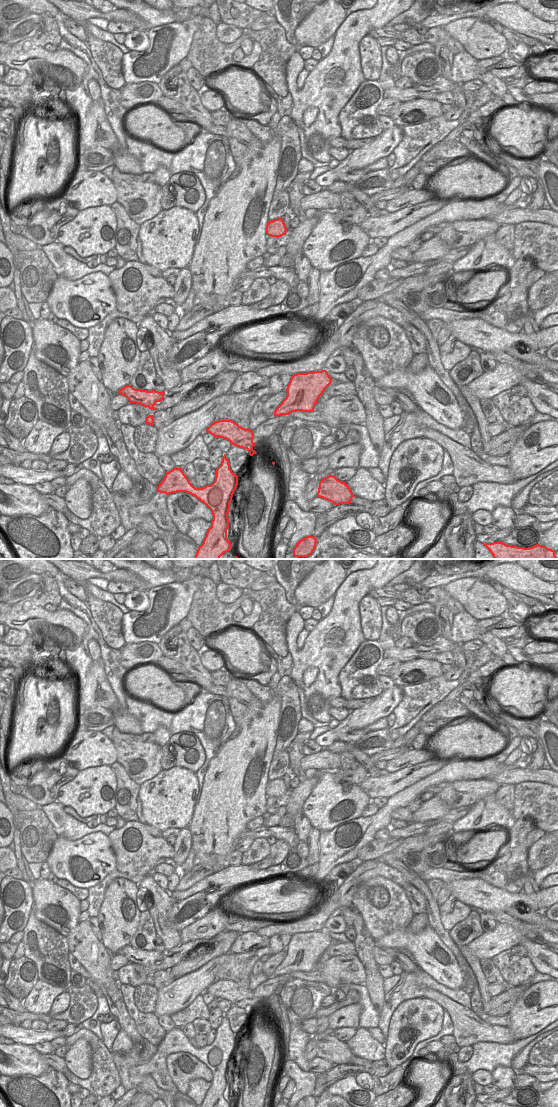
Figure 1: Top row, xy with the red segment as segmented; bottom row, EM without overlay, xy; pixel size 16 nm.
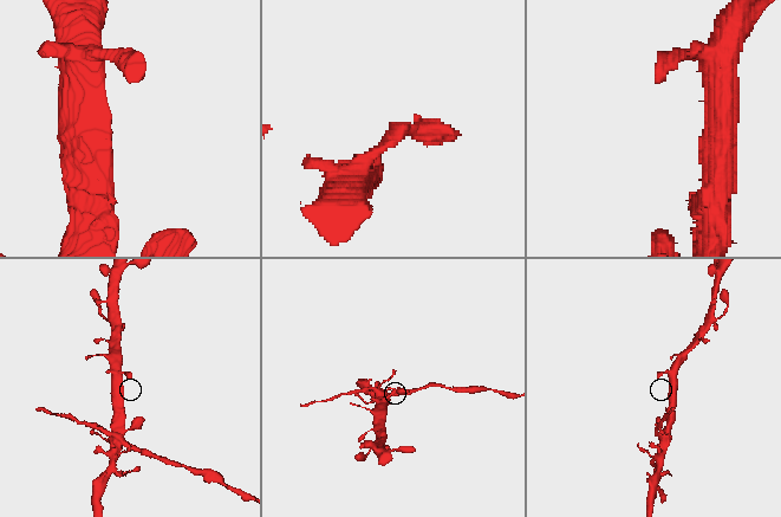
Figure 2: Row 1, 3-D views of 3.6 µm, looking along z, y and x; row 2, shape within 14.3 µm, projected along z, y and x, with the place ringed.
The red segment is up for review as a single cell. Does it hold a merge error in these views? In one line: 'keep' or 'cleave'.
cleave

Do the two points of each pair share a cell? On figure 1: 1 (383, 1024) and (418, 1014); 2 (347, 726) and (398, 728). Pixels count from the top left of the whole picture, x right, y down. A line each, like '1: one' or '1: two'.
1: two
2: two

